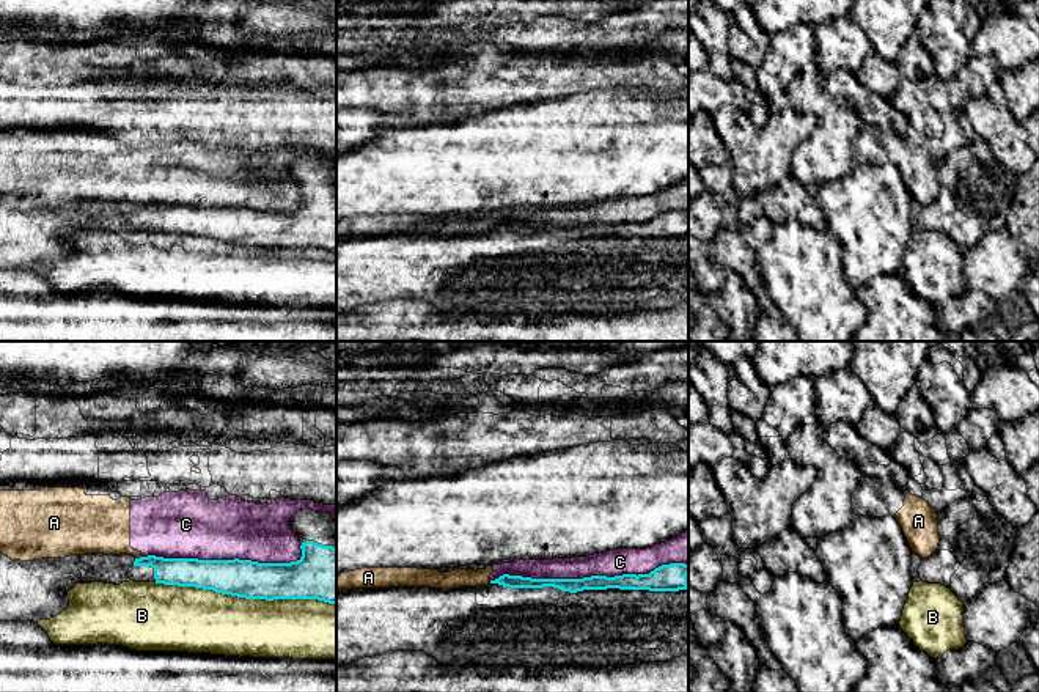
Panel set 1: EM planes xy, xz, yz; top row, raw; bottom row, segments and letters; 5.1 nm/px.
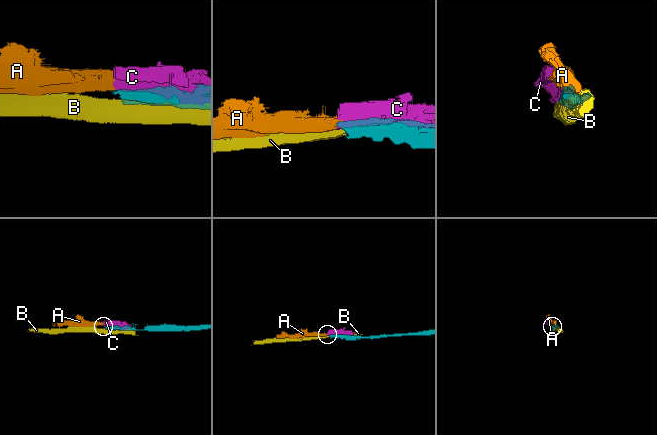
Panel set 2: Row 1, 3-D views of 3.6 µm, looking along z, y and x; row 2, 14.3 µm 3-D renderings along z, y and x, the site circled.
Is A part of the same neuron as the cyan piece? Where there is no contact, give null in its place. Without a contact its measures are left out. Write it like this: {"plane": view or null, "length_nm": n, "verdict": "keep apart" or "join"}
{"plane": "xy", "length_nm": 40, "verdict": "keep apart"}

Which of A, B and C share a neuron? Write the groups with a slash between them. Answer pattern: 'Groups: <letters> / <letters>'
Groups: A C / B

